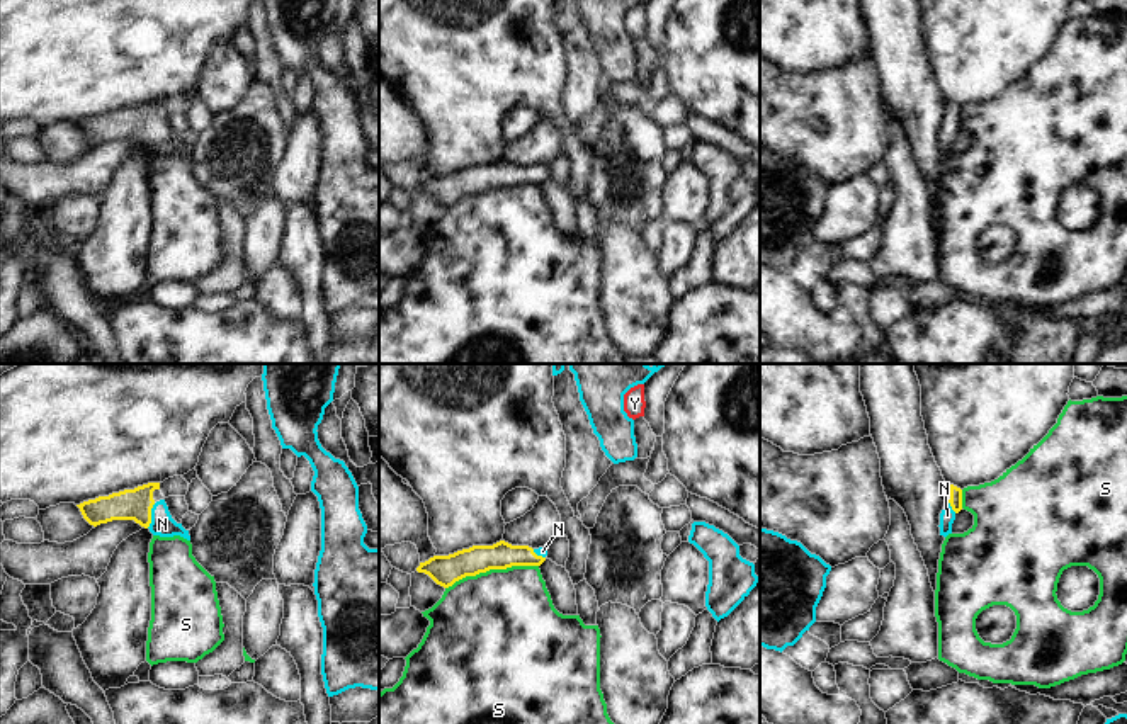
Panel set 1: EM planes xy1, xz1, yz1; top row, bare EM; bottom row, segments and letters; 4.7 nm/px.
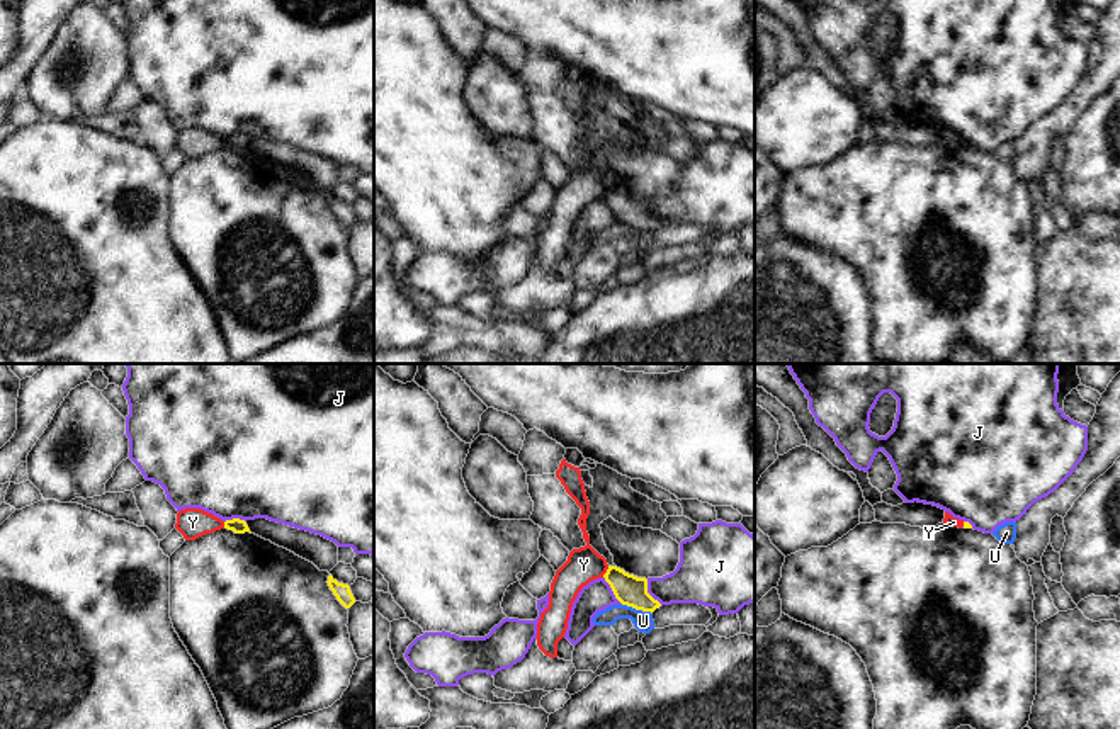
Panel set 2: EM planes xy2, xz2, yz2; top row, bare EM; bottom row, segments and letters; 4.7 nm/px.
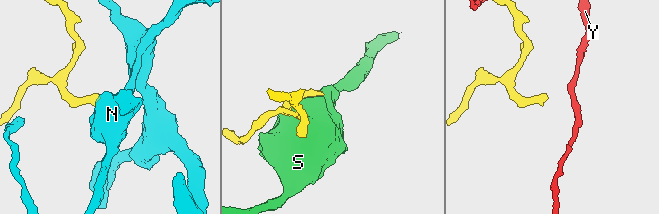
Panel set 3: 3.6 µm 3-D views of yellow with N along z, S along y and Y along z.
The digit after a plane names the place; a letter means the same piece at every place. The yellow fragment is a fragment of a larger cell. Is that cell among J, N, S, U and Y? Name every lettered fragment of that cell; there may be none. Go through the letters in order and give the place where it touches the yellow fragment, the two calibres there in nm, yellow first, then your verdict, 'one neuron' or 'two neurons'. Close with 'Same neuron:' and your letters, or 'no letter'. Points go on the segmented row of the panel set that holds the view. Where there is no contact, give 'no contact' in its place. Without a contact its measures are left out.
J: xz2 (648, 593) | 150/220 nm | two neurons
N: xy1 (150, 515) | 150/110 nm | one neuron
S: xz1 (492, 568) | 140/480 nm | two neurons
U: xz2 (636, 609) | 150/100 nm | two neurons
Y: xz2 (607, 571) | 150/170 nm | two neurons
Same neuron: N

